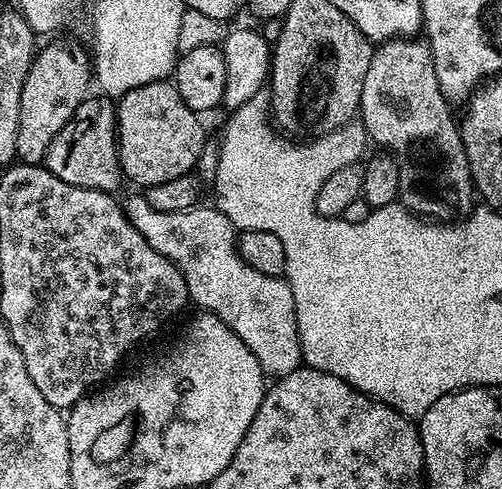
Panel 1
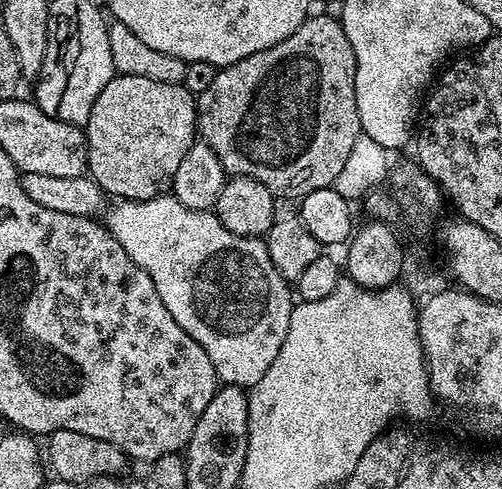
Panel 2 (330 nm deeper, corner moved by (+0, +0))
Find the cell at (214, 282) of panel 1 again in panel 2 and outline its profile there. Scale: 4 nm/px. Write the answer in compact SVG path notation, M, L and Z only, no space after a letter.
M172 194L149 200L117 199L113 204L106 212L108 231L150 274L174 322L210 354L224 384L251 389L278 358L294 307L293 289L278 274L267 243L226 230L211 211L188 209Z

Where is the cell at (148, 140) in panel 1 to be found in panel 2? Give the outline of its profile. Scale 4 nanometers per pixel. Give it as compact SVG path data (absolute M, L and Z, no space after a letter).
M117 74L94 101L86 139L87 175L109 197L149 200L167 193L182 158L198 140L196 96L183 84Z

